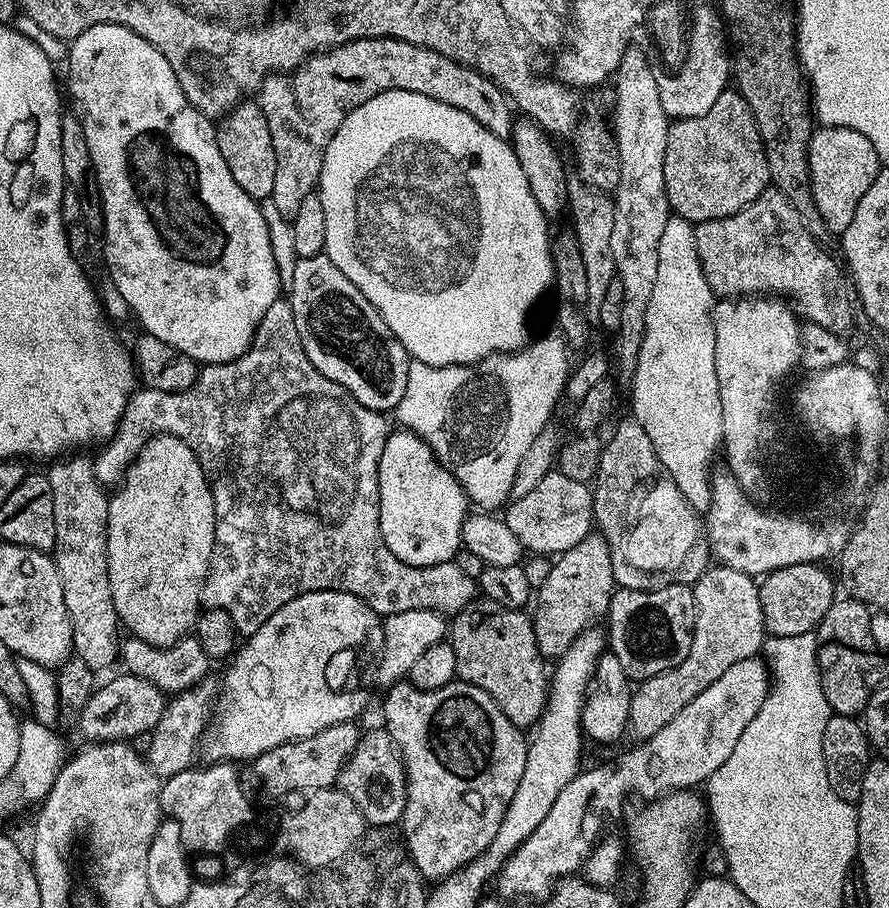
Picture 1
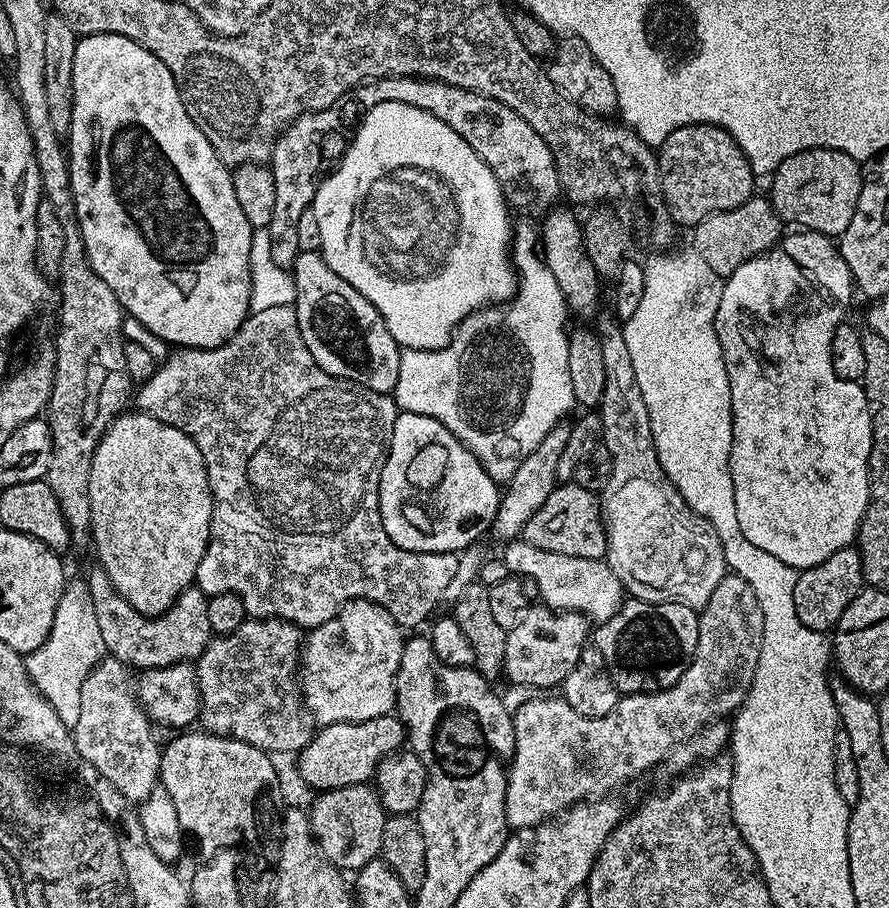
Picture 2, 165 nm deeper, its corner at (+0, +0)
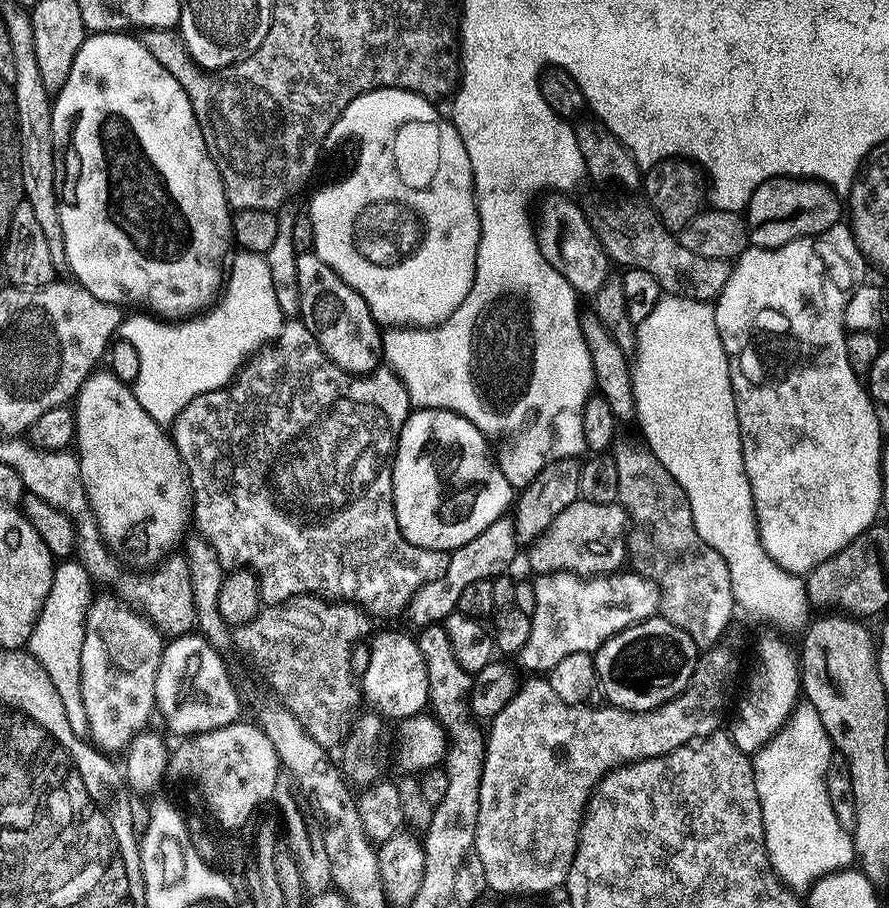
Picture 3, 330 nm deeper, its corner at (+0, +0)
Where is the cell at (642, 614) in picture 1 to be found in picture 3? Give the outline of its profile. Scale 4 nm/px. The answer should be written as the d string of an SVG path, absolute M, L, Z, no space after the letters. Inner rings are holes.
M657 614L614 634L594 653L599 691L609 705L627 712L649 712L670 702L690 682L698 649L694 638Z

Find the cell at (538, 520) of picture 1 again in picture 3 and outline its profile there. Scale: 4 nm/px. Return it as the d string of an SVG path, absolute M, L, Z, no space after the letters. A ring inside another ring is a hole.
M575 500L554 522L532 541L528 552L528 564L533 573L543 574L571 570L581 574L611 574L626 560L626 533L630 521L620 503L599 504L589 500Z

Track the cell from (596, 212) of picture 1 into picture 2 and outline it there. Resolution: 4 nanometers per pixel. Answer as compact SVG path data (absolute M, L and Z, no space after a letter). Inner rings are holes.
M600 318L595 321L594 331L600 338L602 344L602 359L606 366L606 390L602 394L602 402L598 409L600 421L604 427L602 447L606 450L610 450L610 458L612 459L610 482L606 482L603 493L599 497L600 511L604 517L604 529L608 535L608 555L606 557L606 563L614 570L614 574L619 578L620 585L623 586L625 593L635 593L632 591L635 590L636 584L641 584L646 591L653 592L653 594L648 594L655 597L657 601L685 604L686 606L699 610L706 606L706 602L710 602L710 594L714 594L714 590L718 587L718 582L722 582L722 578L726 574L722 542L718 542L718 534L714 530L714 526L710 526L710 522L706 518L699 516L699 514L687 504L682 498L682 494L674 486L674 482L667 477L666 471L663 470L659 464L658 454L655 452L654 435L651 434L650 414L647 412L646 403L643 402L642 391L638 388L638 381L634 374L633 359L630 358L629 347L626 346L623 327L621 327L615 319L609 318L609 320L603 320L603 318Z

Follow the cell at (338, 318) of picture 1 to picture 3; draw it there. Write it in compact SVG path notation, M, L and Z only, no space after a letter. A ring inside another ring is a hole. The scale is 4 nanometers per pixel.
M315 251L299 253L296 261L298 262L298 290L300 291L299 315L304 325L310 330L310 334L314 334L318 346L345 372L353 374L375 372L382 360L382 328L370 314L366 302L337 272L330 270L326 262L316 257Z

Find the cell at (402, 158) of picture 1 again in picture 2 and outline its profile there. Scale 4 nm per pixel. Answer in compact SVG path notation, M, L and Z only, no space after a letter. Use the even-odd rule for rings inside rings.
M382 102L365 112L364 119L360 121L348 147L344 149L344 155L316 187L310 211L314 214L314 218L318 218L318 234L320 235L318 251L320 255L324 257L330 270L334 270L334 274L338 274L338 278L350 282L350 286L354 286L354 290L358 290L358 294L362 294L375 306L380 317L386 322L386 330L390 330L390 334L396 339L396 343L400 345L401 349L434 350L435 348L444 348L452 339L452 333L455 332L456 327L469 314L497 302L507 302L516 295L518 272L510 255L514 223L512 224L511 218L513 219L513 217L510 215L508 203L504 201L498 178L494 178L490 166L486 166L486 162L482 162L482 158L478 158L478 154L474 154L474 150L470 150L470 146L464 139L458 134L454 134L454 130L450 130L450 126L446 126L446 122L434 118L434 114L430 114L426 110L418 110L414 106L406 106L402 102Z

